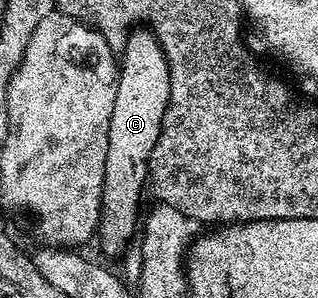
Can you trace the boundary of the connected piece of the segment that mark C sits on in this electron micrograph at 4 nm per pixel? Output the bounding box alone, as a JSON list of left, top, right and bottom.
[96,28,170,255]

